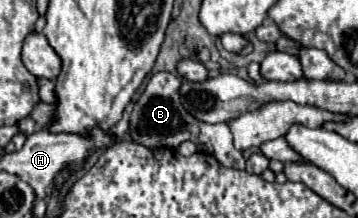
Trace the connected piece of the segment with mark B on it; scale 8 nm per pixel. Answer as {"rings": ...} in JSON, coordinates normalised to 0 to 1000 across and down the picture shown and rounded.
{"rings":[[[464,326],[419,353],[408,408],[385,445],[385,472],[374,472],[374,491],[369,491],[358,638],[369,656],[402,665],[425,693],[430,683],[492,683],[503,656],[536,647],[547,665],[570,665],[570,683],[581,702],[592,702],[615,757],[631,757],[648,775],[682,775],[687,739],[682,739],[676,702],[648,656],[648,610],[642,610],[637,564],[587,573],[587,564],[570,564],[570,555],[553,555],[547,537],[536,537],[520,509],[520,491],[503,472],[503,445],[497,445],[503,390],[508,390],[508,372],[492,344],[464,335]]]}

